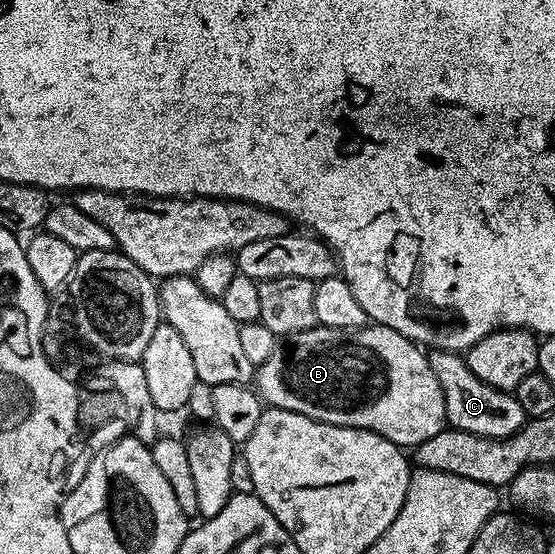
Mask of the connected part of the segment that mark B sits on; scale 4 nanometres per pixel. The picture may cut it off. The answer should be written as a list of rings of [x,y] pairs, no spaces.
[[[319,324],[311,326],[306,332],[289,334],[276,347],[273,348],[268,359],[264,363],[257,365],[254,370],[254,386],[261,399],[269,407],[277,410],[289,410],[298,412],[302,416],[310,416],[319,422],[334,424],[335,426],[353,426],[359,430],[369,430],[386,440],[390,440],[395,446],[401,448],[414,448],[422,444],[422,440],[430,440],[430,436],[438,436],[446,428],[448,417],[446,416],[446,400],[442,396],[442,388],[438,384],[438,376],[434,376],[434,368],[430,368],[428,354],[417,343],[411,342],[409,338],[398,332],[394,328],[388,328],[379,324],[369,324],[359,326],[356,330],[346,328],[334,328],[333,326],[321,326]]]

